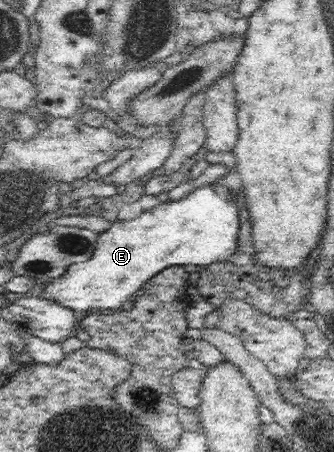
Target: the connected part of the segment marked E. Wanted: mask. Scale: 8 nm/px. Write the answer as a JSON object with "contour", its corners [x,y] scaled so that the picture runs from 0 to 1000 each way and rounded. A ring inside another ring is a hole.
{"contour":[[[641,403],[632,409],[608,409],[581,423],[572,423],[548,440],[530,445],[491,445],[479,454],[452,460],[449,465],[431,465],[416,480],[398,482],[395,487],[353,487],[335,493],[332,502],[293,518],[293,531],[287,538],[287,553],[272,564],[266,575],[254,580],[237,580],[213,584],[201,593],[201,602],[189,602],[189,611],[177,615],[159,615],[147,622],[147,633],[129,639],[123,655],[165,666],[165,670],[201,679],[225,692],[237,695],[243,701],[249,695],[263,695],[275,690],[272,686],[284,681],[332,681],[350,686],[362,681],[362,673],[383,662],[398,659],[407,646],[458,611],[476,606],[494,593],[506,588],[551,588],[557,584],[584,584],[593,593],[602,588],[617,588],[638,582],[671,582],[674,575],[686,575],[698,562],[710,555],[716,529],[716,500],[722,500],[722,489],[716,489],[716,458],[710,458],[710,445],[704,445],[704,425],[692,425],[680,412],[656,407],[656,403]]]}

